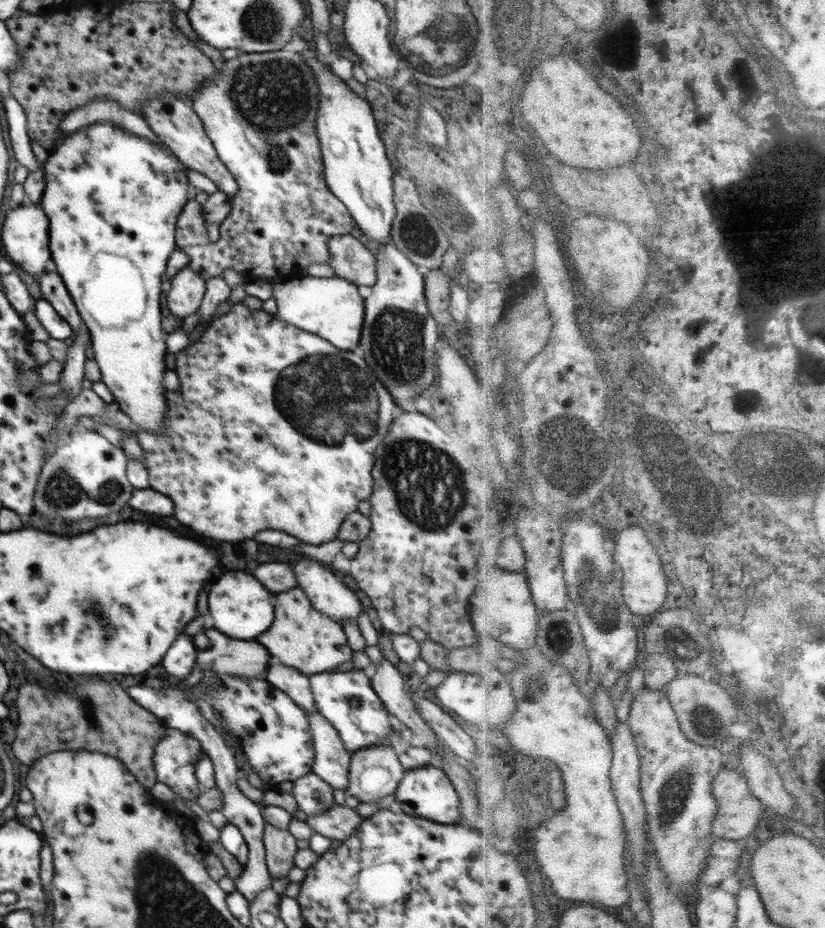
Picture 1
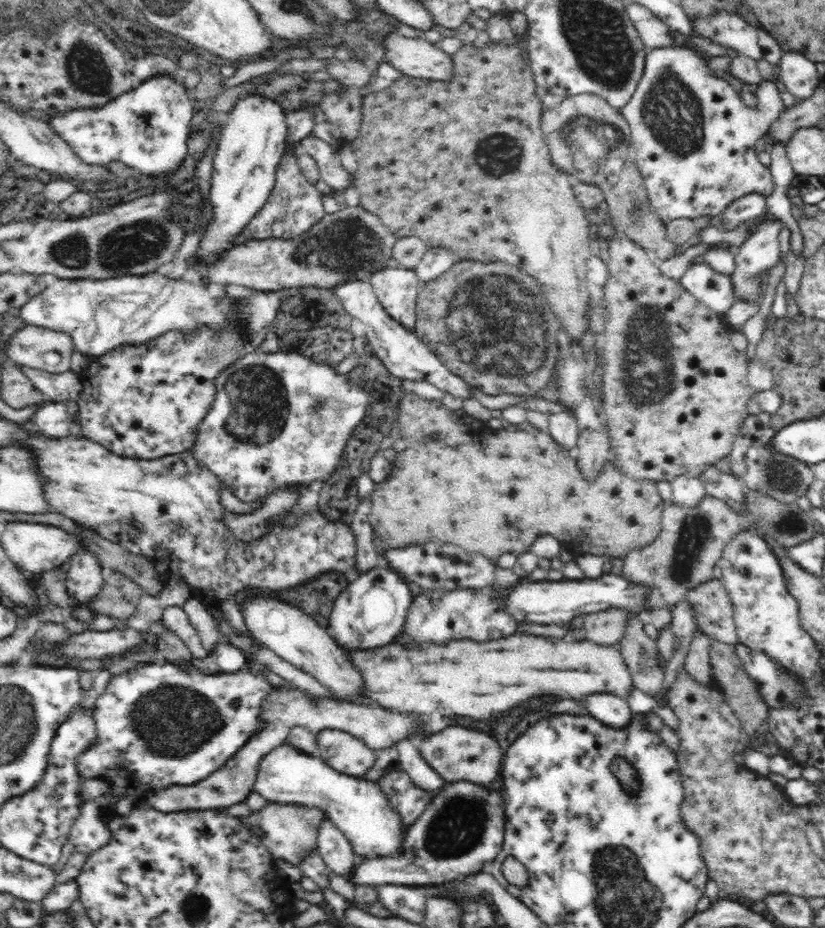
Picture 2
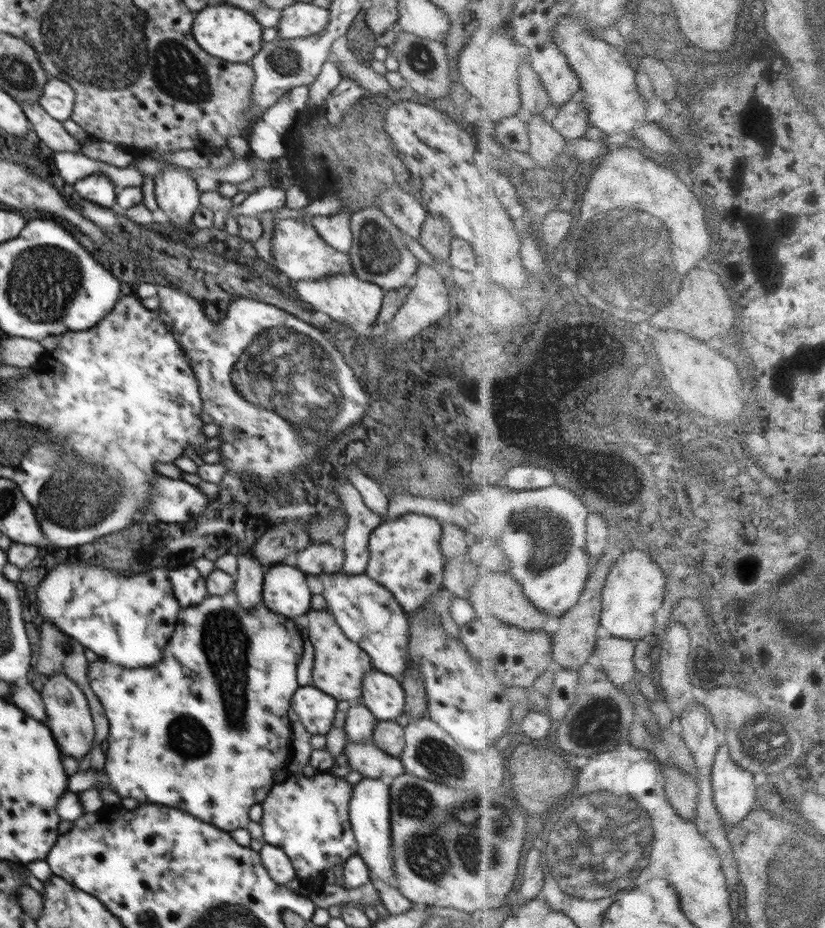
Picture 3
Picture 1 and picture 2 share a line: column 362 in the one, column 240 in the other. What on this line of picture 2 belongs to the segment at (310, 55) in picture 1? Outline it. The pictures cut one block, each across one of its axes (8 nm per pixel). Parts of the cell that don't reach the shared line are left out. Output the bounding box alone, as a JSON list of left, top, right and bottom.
[195,93,288,264]

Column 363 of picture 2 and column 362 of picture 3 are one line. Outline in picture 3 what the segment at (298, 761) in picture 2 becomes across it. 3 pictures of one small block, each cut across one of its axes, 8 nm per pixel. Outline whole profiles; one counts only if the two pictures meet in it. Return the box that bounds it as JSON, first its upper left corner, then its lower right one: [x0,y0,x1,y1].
[349,777,398,887]

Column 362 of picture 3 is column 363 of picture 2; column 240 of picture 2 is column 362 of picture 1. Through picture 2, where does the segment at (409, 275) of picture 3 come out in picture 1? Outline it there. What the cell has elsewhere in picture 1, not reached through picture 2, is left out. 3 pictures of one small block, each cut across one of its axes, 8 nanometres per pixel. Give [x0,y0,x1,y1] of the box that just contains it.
[328,234,377,286]

